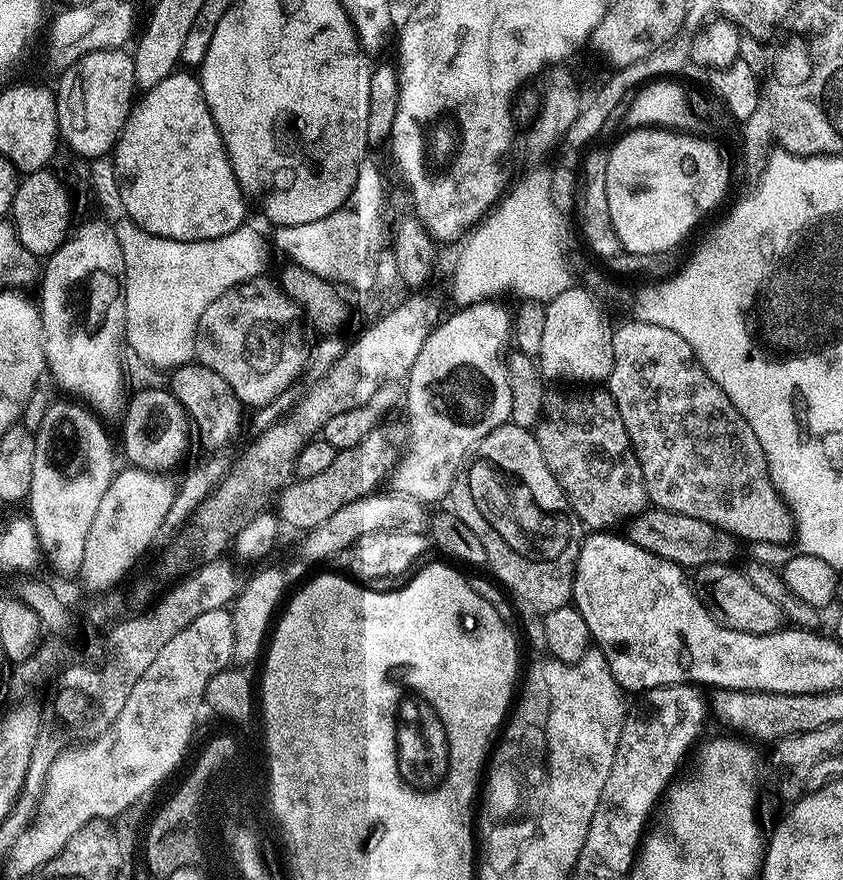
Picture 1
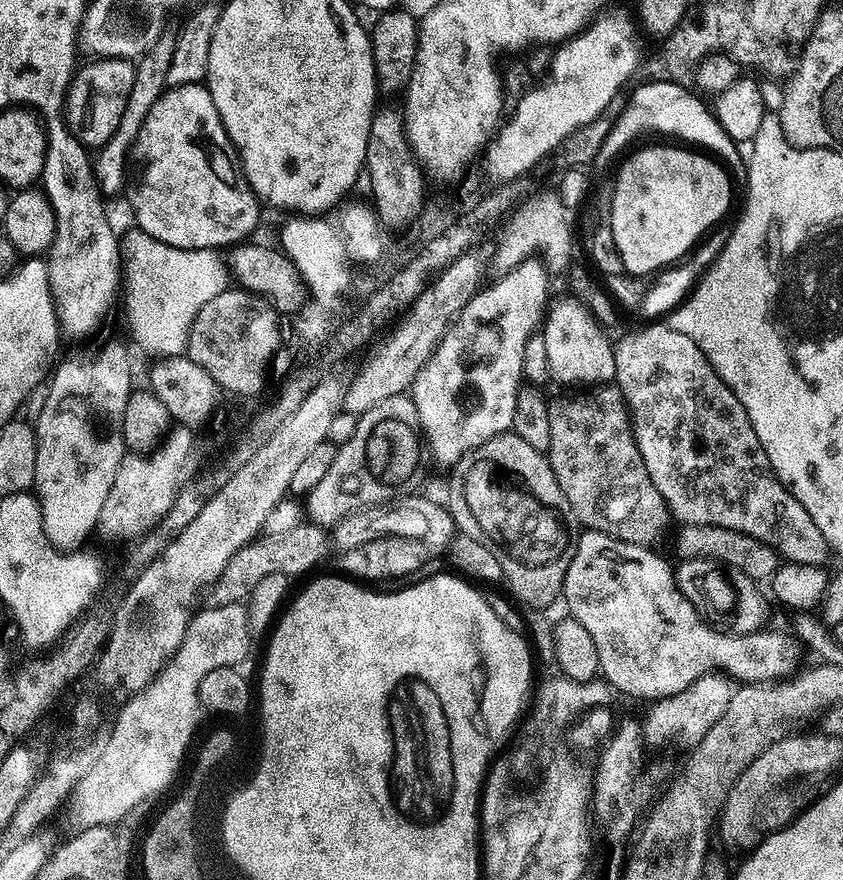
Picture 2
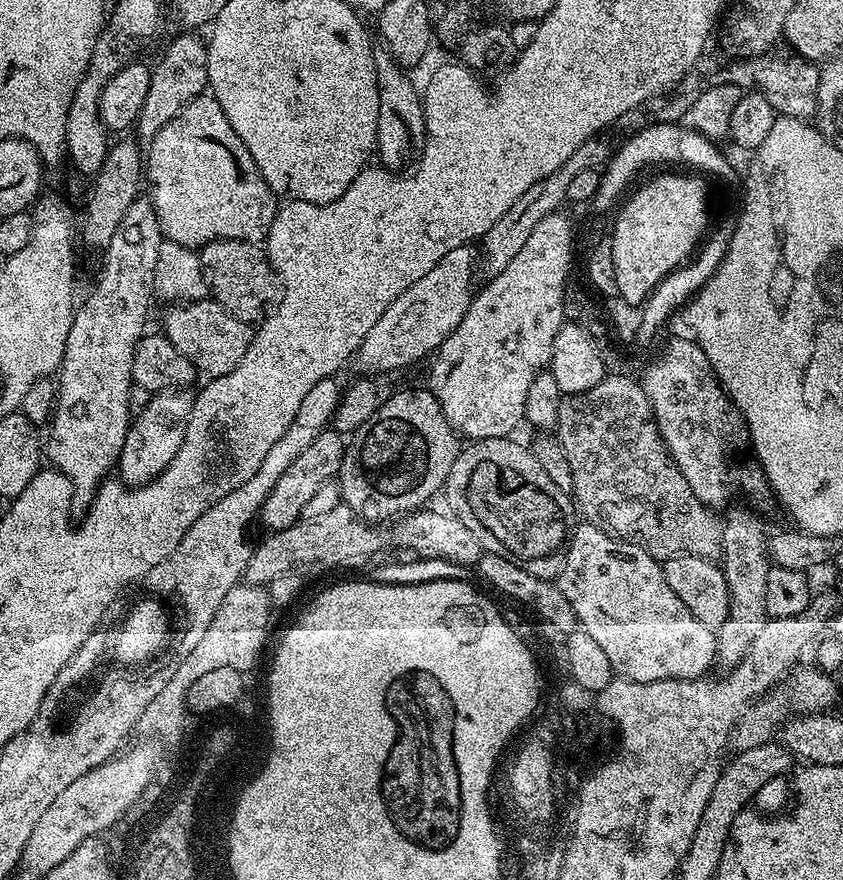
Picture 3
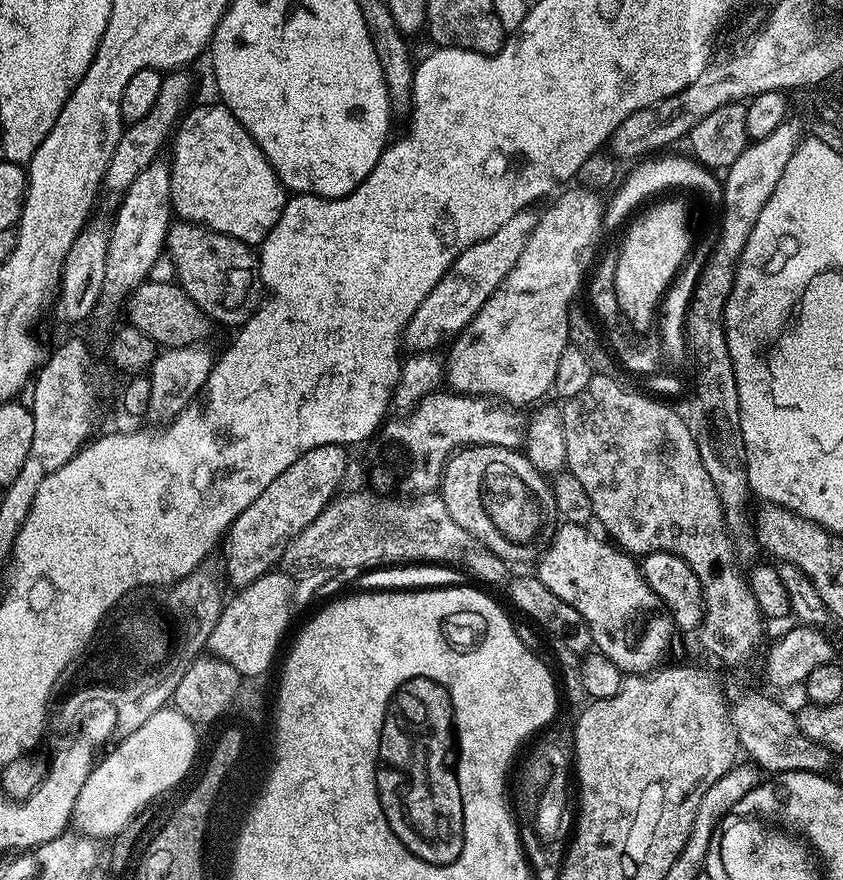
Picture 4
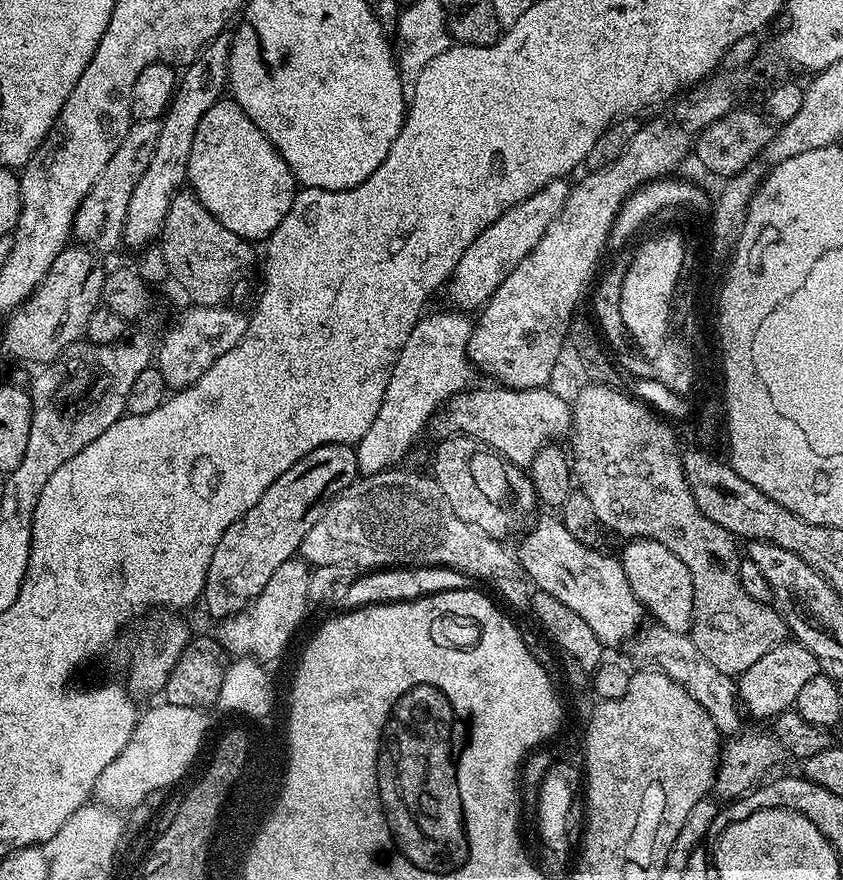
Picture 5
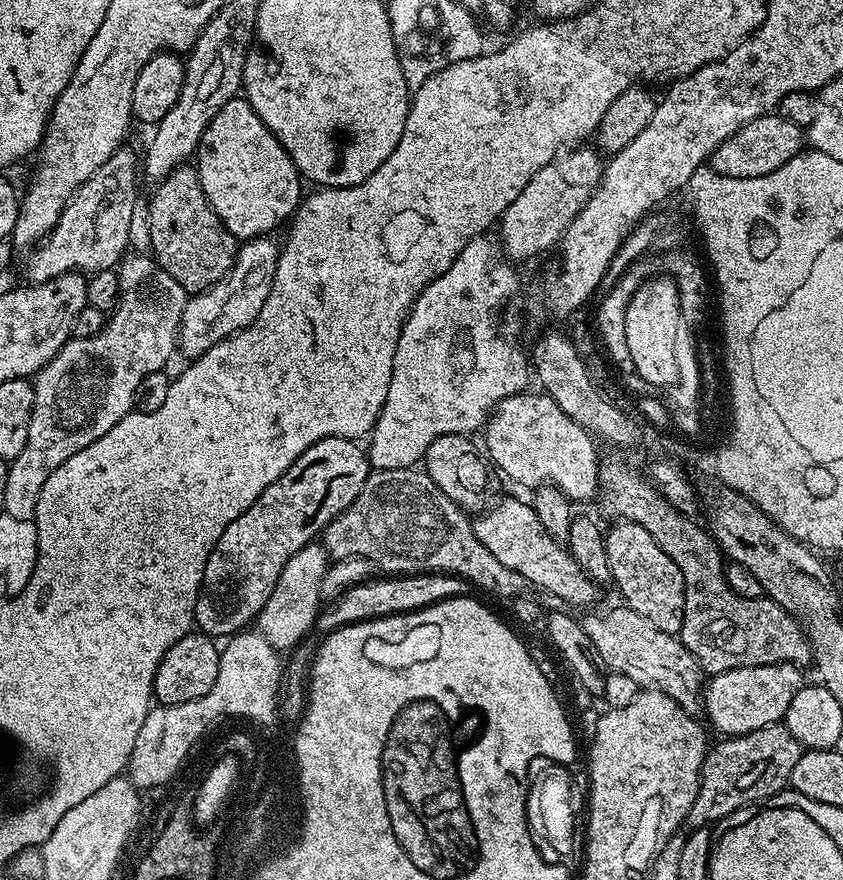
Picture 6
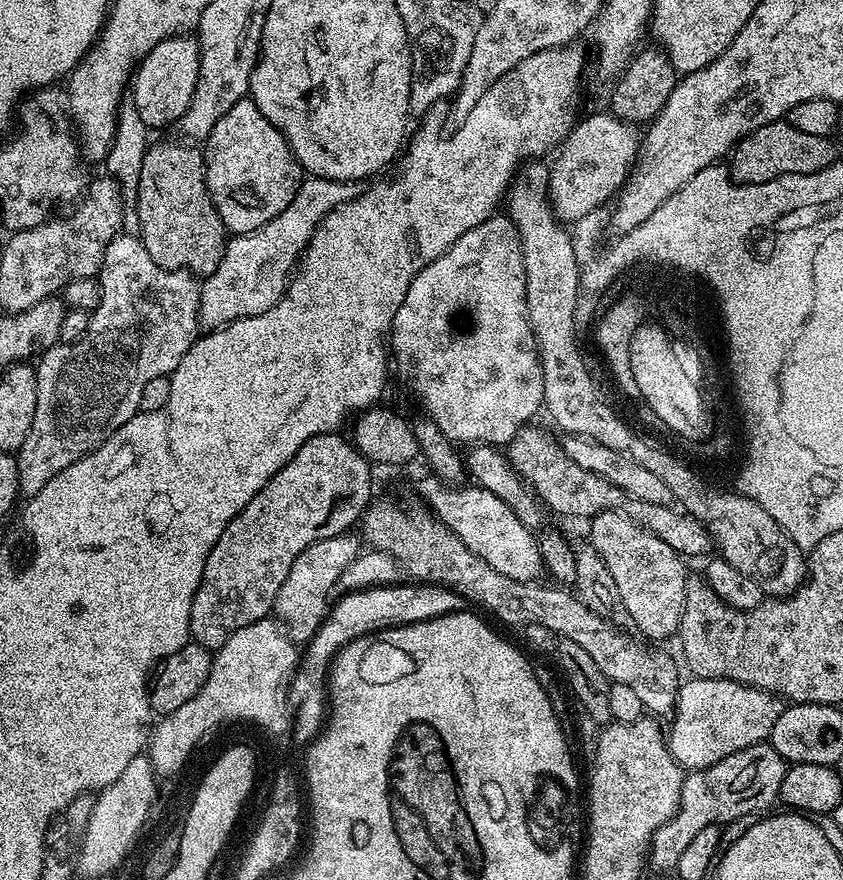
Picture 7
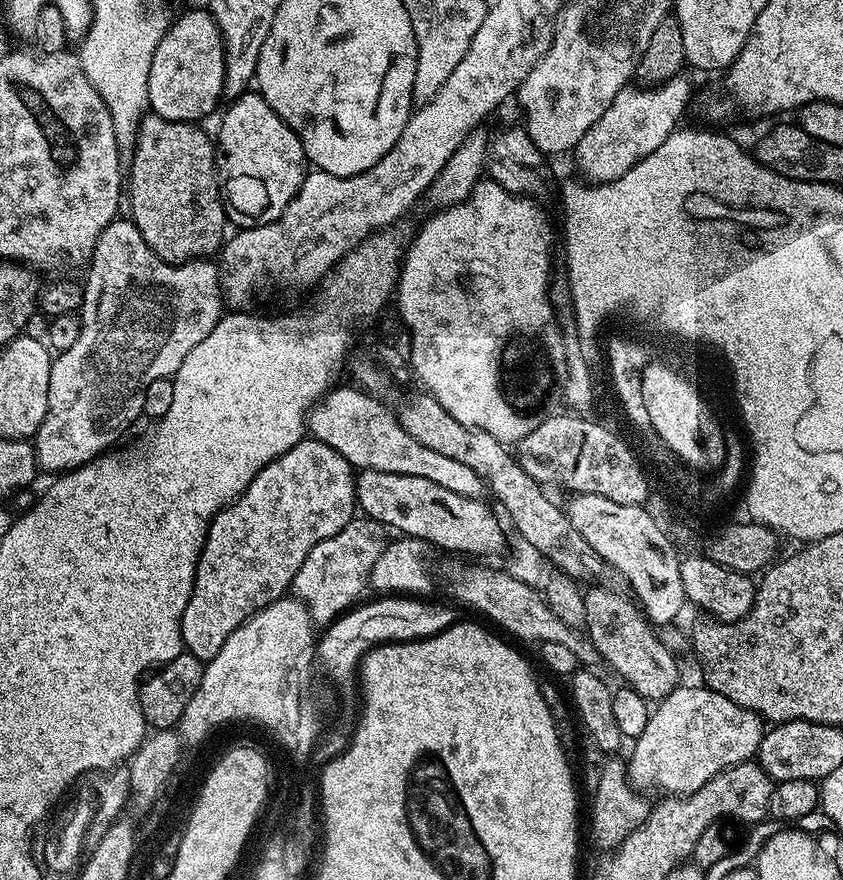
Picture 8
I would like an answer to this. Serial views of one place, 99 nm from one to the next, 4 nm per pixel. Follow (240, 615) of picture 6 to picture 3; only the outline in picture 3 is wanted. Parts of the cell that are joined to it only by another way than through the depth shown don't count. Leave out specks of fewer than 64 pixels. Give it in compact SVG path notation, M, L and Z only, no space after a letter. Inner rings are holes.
M325 430L318 434L318 438L314 438L314 442L310 442L310 446L306 446L306 450L302 450L302 454L298 454L290 466L286 466L286 474L274 482L274 490L270 490L266 502L260 507L258 517L259 523L264 523L269 533L281 532L297 524L304 515L306 502L310 502L310 498L314 498L322 486L333 483L339 477L346 440L339 431L332 431Z

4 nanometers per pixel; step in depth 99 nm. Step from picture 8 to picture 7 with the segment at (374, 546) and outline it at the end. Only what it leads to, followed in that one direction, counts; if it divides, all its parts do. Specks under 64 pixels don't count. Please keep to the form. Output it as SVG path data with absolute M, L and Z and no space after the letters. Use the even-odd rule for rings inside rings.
M345 534L314 542L306 546L306 550L298 554L294 566L290 566L290 574L286 574L286 582L282 582L282 590L278 590L274 612L282 621L283 631L287 632L293 644L297 646L307 644L310 638L314 638L318 626L327 616L330 607L328 596L333 595L335 583L338 582L342 572L354 563L362 552L361 541L353 536Z

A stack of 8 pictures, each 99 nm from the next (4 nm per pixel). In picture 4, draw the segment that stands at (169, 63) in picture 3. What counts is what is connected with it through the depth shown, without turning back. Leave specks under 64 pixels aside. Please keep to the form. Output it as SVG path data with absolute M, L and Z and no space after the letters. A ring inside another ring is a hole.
M188 70L169 72L172 73L164 76L162 90L158 90L158 102L154 102L154 106L150 106L150 114L146 114L146 118L125 127L118 146L114 150L114 158L110 158L110 166L104 175L104 184L112 187L116 194L123 194L130 186L130 182L134 182L134 178L138 178L138 174L142 174L142 170L146 170L146 166L150 166L158 159L163 148L165 151L170 137L175 133L182 117L189 111L190 105L193 103L193 101L191 102L192 76Z

